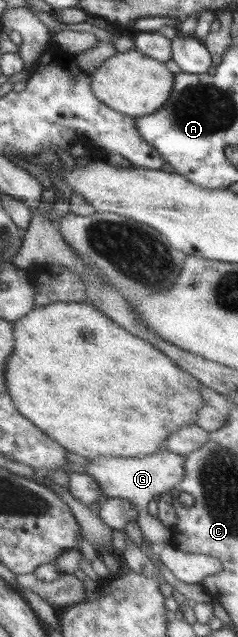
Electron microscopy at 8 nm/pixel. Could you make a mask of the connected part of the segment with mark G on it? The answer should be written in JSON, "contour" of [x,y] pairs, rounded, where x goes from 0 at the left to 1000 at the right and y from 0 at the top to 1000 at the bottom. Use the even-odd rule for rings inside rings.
{"contour":[[[685,705],[664,711],[605,717],[450,717],[374,719],[366,744],[387,747],[416,761],[424,782],[508,782],[559,793],[580,804],[571,821],[597,845],[639,857],[689,857],[718,852],[718,832],[618,804],[618,790],[651,786],[702,769],[723,769],[773,749],[773,716]]]}

